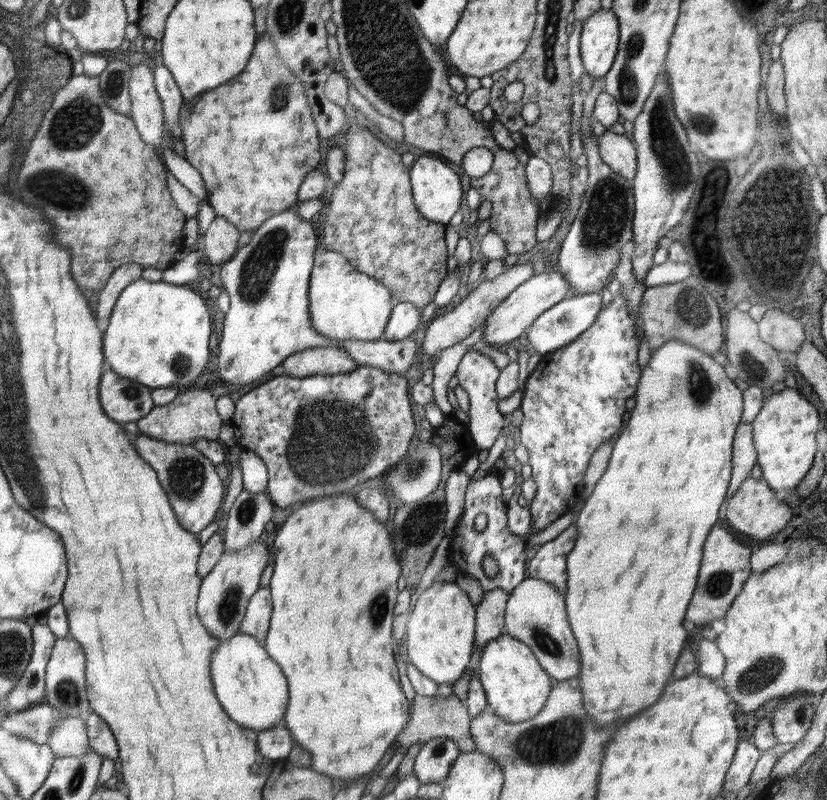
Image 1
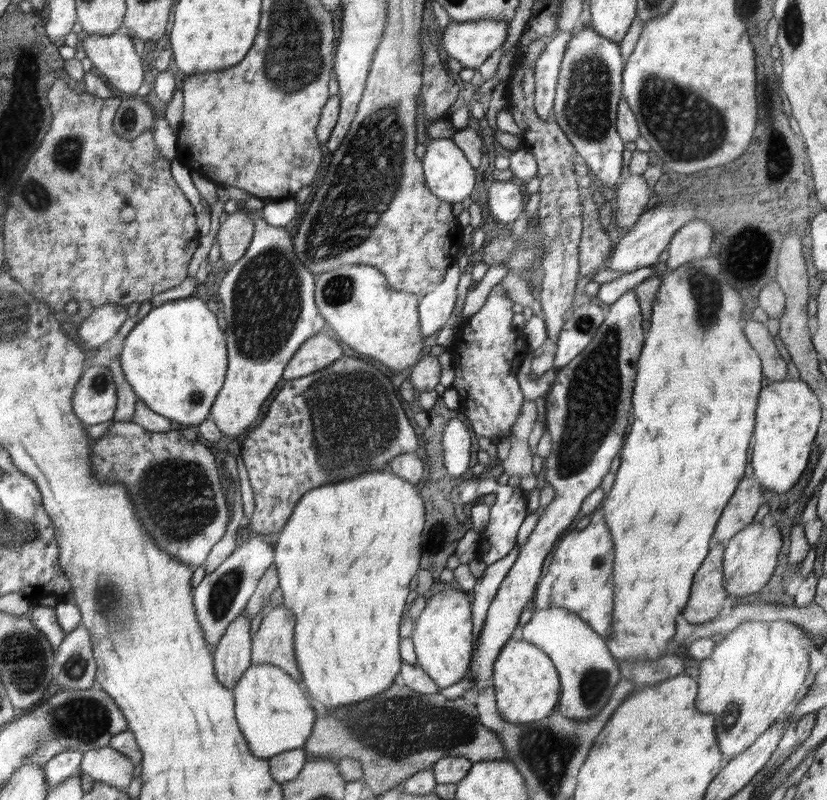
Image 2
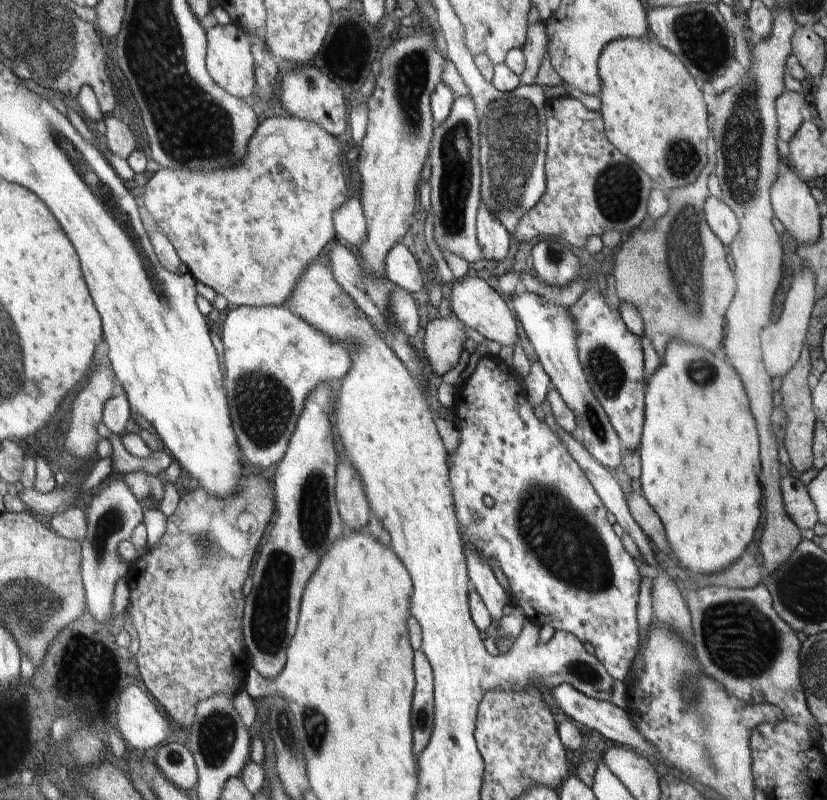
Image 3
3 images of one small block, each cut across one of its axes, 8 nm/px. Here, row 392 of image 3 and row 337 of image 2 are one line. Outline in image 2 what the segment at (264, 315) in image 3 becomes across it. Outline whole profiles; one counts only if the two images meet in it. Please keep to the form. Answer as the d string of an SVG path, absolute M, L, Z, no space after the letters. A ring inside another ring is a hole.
M239 208L239 210L245 212L245 214L253 220L253 228L255 228L255 230L253 230L253 238L251 238L251 242L249 242L245 254L243 254L243 256L241 256L241 258L229 268L227 274L223 274L221 284L219 284L219 288L217 288L219 302L223 304L223 318L225 318L225 322L227 322L227 326L225 326L227 368L225 368L225 376L223 376L223 386L221 386L221 390L217 392L217 398L215 398L215 402L213 402L213 406L211 406L211 412L209 412L209 418L211 418L213 424L221 430L223 440L229 438L231 442L233 442L233 438L237 438L237 436L245 436L245 430L257 420L257 416L259 416L259 406L265 402L265 398L271 394L271 390L273 390L273 388L277 386L277 382L283 378L283 370L285 370L287 362L291 360L291 356L297 352L297 348L299 348L307 338L319 334L321 328L325 326L325 320L321 318L321 314L319 314L319 310L317 310L317 306L315 306L315 282L313 282L313 276L301 266L301 262L297 262L297 258L295 258L295 254L293 254L293 246L291 246L291 238L289 238L289 234L287 234L285 230L281 230L281 228L275 228L275 226L265 224L263 218L259 218L257 212L253 212L253 210L245 210L245 208Z

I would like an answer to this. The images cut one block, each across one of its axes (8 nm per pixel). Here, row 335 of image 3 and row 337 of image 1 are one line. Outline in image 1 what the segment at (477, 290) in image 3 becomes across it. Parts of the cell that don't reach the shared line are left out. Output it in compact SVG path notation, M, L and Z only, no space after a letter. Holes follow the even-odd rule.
M543 272L537 276L531 276L491 310L491 314L483 322L485 326L481 330L481 342L495 348L495 346L509 344L511 340L517 340L519 334L523 334L541 312L545 312L547 308L561 302L565 298L565 292L567 292L567 282L559 272L547 272L547 274Z

